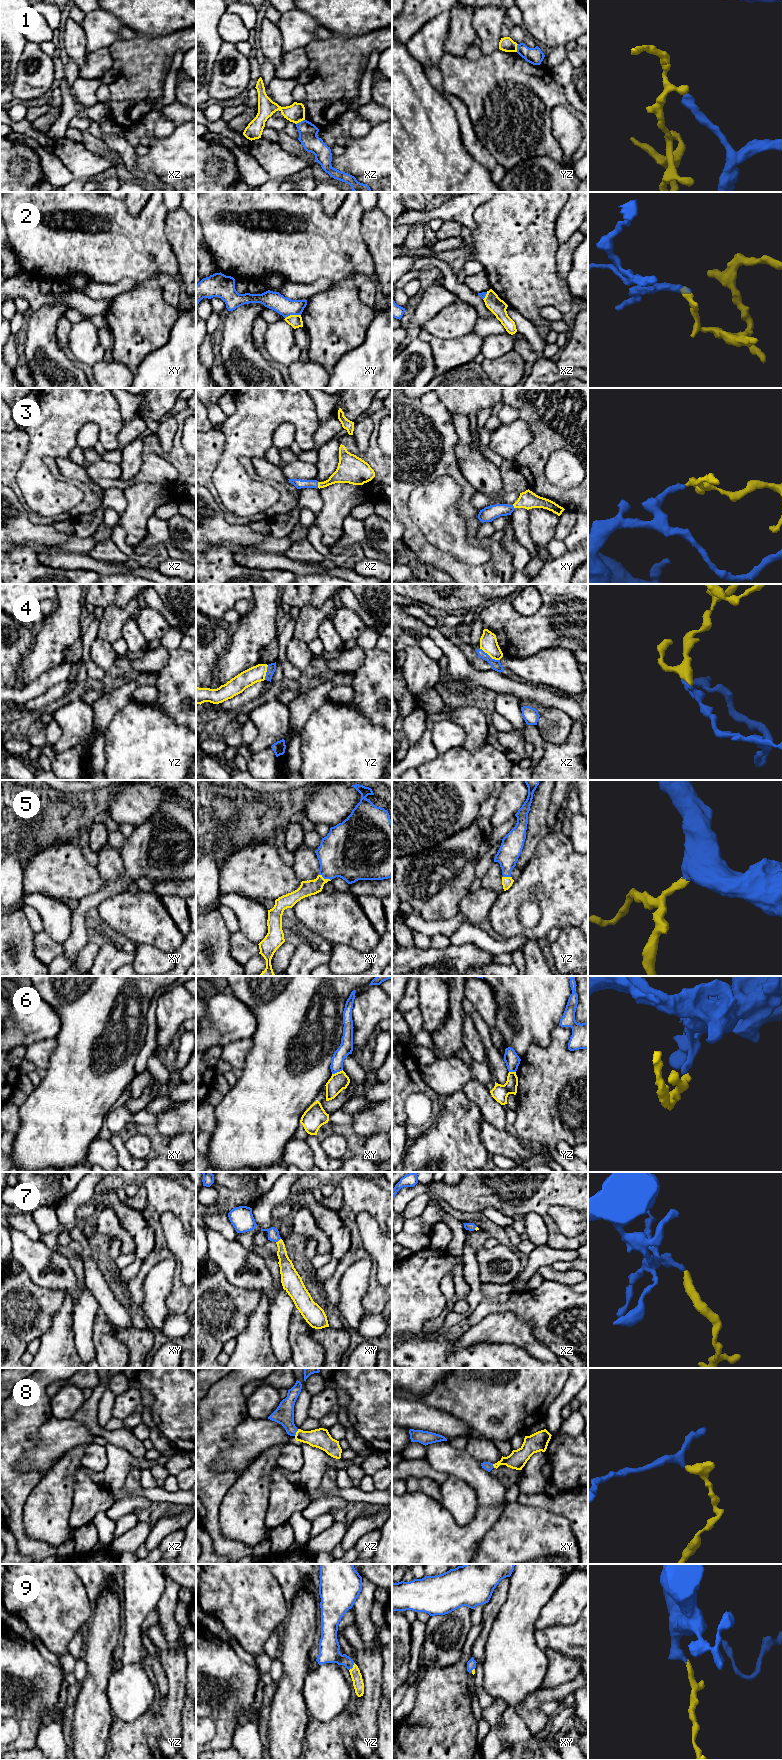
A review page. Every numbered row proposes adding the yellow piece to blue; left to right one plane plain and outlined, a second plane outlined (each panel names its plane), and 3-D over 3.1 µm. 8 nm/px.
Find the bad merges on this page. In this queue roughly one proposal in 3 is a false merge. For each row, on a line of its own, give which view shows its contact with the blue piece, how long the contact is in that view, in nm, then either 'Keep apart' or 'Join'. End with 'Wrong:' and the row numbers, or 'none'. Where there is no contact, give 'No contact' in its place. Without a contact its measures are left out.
1: Touches blue in xz. Shared border 80 nm. Keep apart
2: Touches blue in xy. Shared border 130 nm. Keep apart
3: Touches blue in xz. Shared border 50 nm. Join
4: Touches blue in xz. Shared border 190 nm. Keep apart
5: Touches blue in xy. Shared border 100 nm. Join
6: Touches blue in xy. Shared border 100 nm. Keep apart
7: Touches blue in xy. Shared border 50 nm. Join
8: Touches blue in xz. Shared border 70 nm. Join
9: Touches blue in yz. Shared border 80 nm. Join
Wrong: 1, 2, 4, 6

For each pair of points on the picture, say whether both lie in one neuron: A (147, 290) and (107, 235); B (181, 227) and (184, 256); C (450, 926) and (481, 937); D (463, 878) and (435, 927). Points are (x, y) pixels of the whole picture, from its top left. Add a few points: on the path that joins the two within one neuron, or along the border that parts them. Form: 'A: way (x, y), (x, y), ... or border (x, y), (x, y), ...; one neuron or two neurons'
A: border (158, 274), (153, 274), (144, 281), (137, 282); two neurons
B: way (184, 234), (184, 249); one neuron
C: border (466, 922), (448, 937); two neurons
D: border (419, 915), (426, 920), (435, 922); two neurons

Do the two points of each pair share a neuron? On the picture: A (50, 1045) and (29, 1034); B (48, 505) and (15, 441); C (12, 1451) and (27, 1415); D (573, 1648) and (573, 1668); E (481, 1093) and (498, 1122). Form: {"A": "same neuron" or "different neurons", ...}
{"A": "different neurons", "B": "different neurons", "C": "same neuron", "D": "different neurons", "E": "same neuron"}

